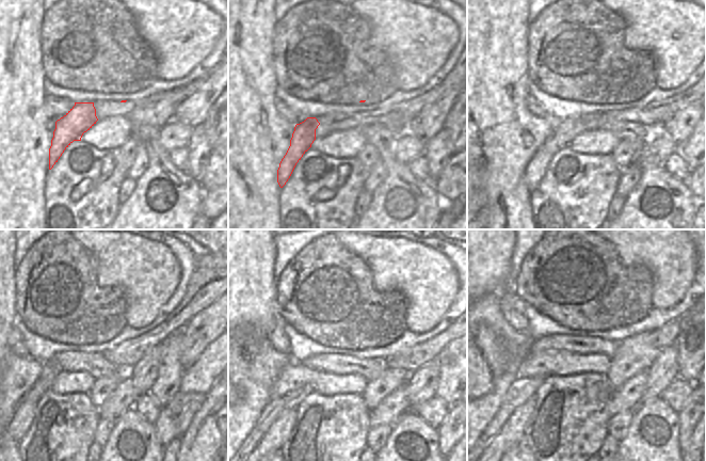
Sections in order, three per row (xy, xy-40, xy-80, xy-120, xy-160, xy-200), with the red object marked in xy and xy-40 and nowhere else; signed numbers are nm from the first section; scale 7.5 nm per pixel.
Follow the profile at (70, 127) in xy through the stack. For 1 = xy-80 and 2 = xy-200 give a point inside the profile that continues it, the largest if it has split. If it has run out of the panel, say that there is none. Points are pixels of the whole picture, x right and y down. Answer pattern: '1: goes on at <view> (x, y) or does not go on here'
1: goes on at xy-80 (543, 134)
2: goes on at xy-200 (511, 433)

